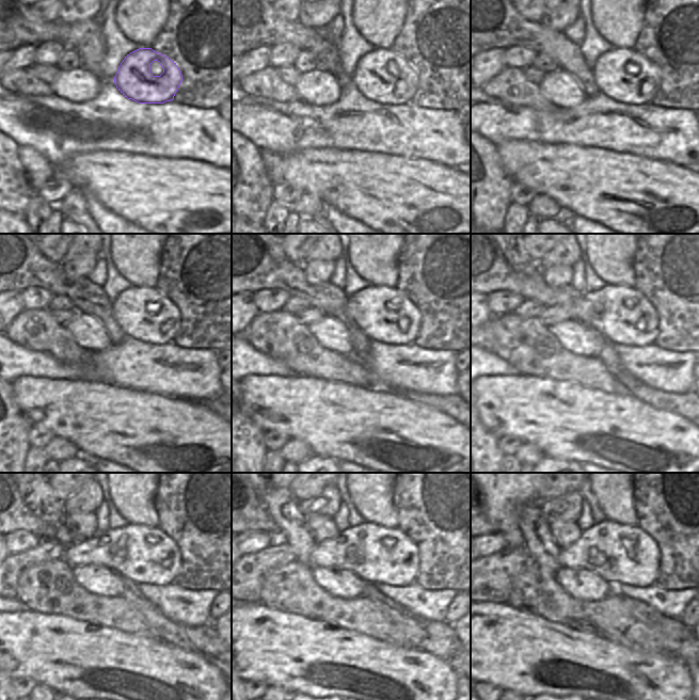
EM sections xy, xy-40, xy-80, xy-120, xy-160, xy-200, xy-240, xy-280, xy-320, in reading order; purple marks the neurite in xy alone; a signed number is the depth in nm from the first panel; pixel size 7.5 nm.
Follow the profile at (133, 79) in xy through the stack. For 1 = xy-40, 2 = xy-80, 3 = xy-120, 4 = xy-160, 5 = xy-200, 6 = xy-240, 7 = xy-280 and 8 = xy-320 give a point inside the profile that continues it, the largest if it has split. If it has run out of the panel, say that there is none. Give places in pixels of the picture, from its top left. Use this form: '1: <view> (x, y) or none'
1: xy-40 (371, 78)
2: xy-80 (612, 80)
3: xy-120 (129, 308)
4: xy-160 (368, 308)
5: xy-200 (623, 315)
6: xy-240 (144, 555)
7: xy-280 (378, 555)
8: xy-320 (619, 554)

